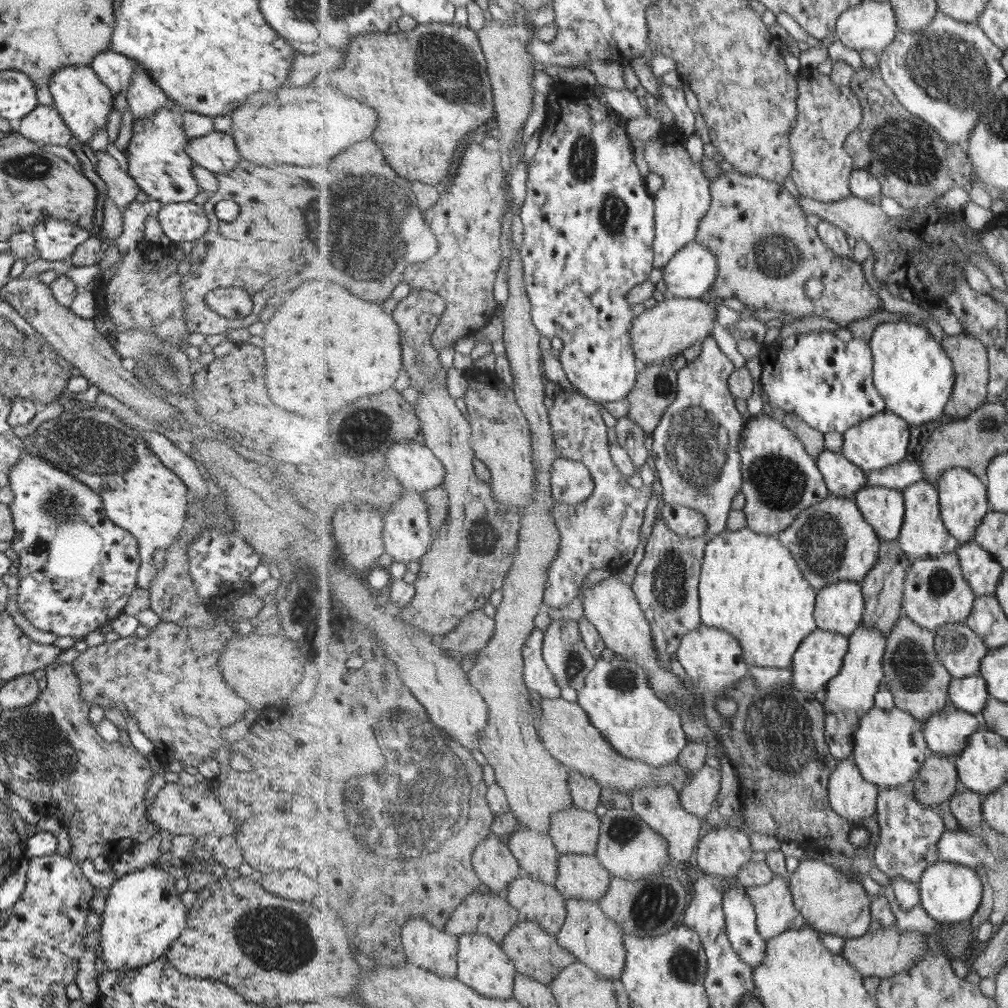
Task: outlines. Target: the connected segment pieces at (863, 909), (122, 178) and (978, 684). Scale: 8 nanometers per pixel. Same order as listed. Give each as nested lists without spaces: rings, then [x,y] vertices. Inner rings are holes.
[[[802,859],[797,870],[788,878],[796,897],[798,910],[809,926],[823,935],[839,935],[854,939],[866,935],[873,922],[872,899],[855,877],[822,860]]]
[[[107,151],[93,152],[97,159],[95,172],[105,183],[105,188],[107,188],[106,195],[123,212],[125,206],[134,200],[138,186],[127,173],[121,171],[117,160],[111,157]]]
[[[982,675],[954,678],[951,681],[950,702],[961,710],[966,710],[971,714],[982,712],[990,697],[986,679]]]

